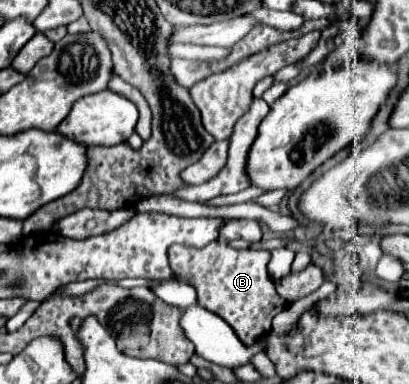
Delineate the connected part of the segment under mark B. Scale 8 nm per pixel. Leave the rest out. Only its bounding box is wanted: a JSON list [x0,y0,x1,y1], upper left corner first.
[169,241,287,345]

